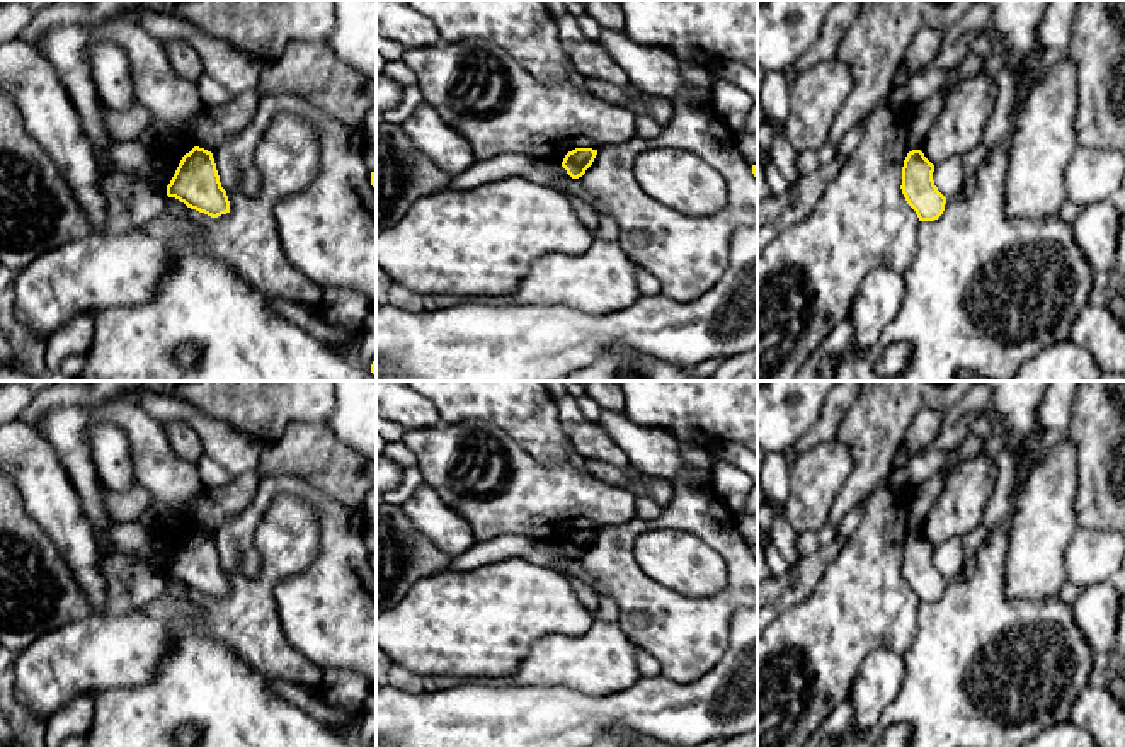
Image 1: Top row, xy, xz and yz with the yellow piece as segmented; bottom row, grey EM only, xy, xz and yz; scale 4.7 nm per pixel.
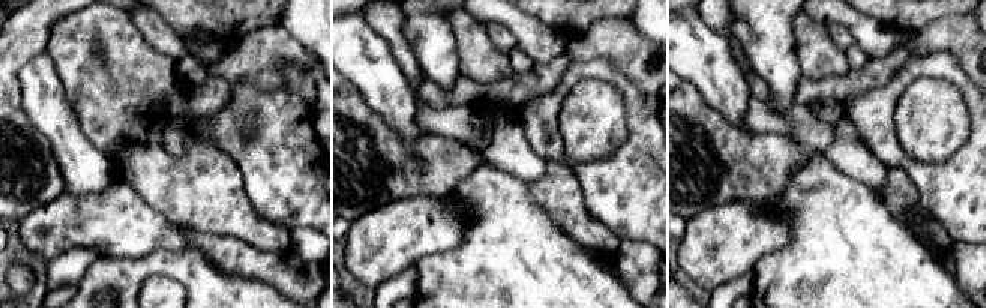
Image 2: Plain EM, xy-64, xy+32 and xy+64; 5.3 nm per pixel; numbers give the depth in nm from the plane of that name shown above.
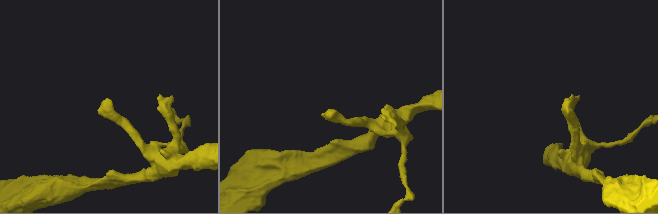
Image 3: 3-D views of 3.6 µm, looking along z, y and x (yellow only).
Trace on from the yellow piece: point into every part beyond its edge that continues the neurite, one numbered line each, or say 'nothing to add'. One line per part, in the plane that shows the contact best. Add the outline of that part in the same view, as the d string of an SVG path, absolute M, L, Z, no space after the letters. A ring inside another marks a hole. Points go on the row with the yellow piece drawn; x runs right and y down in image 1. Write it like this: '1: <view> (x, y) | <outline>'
nothing to add

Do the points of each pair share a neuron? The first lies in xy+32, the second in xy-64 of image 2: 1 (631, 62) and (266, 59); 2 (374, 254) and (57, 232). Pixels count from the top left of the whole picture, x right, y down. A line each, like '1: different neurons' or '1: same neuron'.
1: same neuron
2: same neuron

